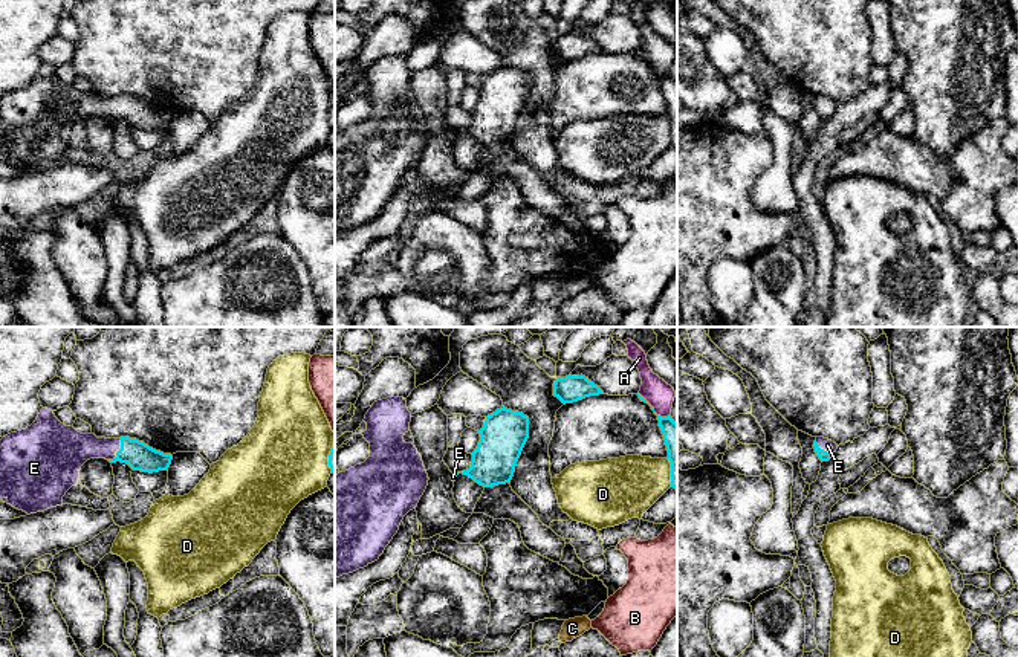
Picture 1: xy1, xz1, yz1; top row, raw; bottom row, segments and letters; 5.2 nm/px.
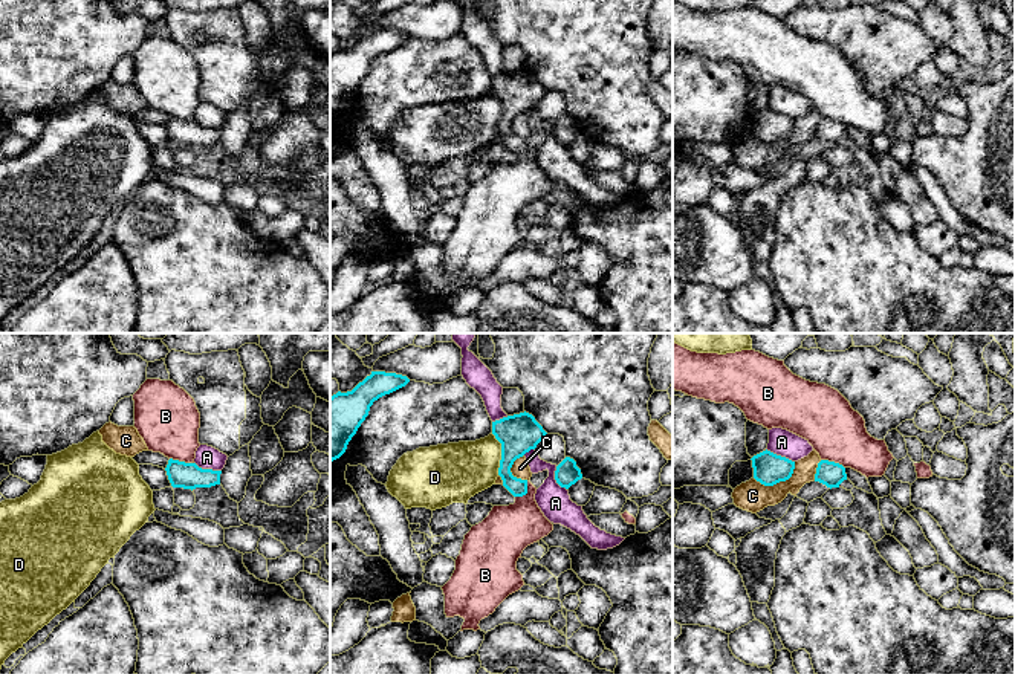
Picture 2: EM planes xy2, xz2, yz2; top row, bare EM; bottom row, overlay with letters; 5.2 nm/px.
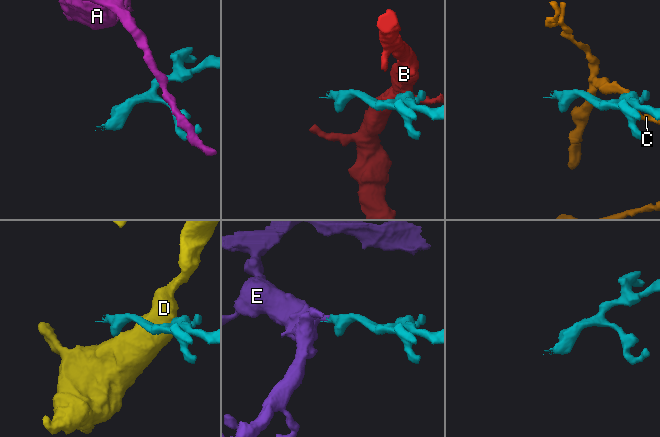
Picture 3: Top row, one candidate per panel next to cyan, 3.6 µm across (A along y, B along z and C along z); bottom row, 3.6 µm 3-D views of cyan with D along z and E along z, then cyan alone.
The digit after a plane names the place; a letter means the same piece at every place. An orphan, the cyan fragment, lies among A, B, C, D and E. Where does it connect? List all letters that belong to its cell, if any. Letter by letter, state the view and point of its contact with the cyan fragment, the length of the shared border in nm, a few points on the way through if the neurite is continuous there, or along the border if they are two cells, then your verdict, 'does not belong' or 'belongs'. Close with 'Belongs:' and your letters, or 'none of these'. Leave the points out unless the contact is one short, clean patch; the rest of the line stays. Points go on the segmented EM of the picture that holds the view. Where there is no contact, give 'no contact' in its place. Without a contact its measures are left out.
A: contact yz2 (780, 456); length 170 nm; does not belong
B: contact xy2 (182, 462); length 130 nm; border xy2 (170, 457), (193, 463); does not belong
C: contact yz2 (778, 482); length 240 nm; border yz2 (795, 462), (794, 473), (783, 482), (762, 485), (754, 477); does not belong
D: contact xz2 (502, 454); length 220 nm; border xz2 (491, 433), (500, 443), (499, 474); does not belong
E: contact xy1 (118, 451); length 140 nm; way xy1 (136, 454), (118, 451), (71, 449); belongs
Belongs: E

